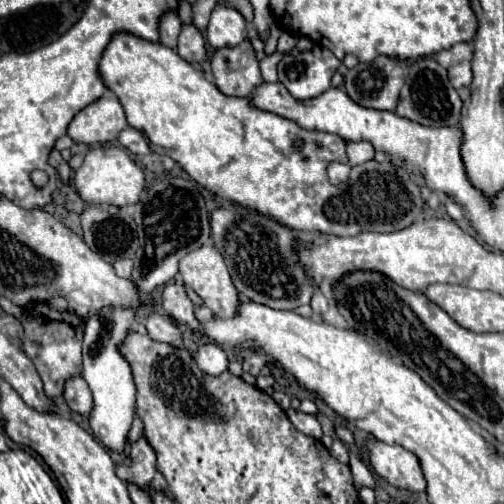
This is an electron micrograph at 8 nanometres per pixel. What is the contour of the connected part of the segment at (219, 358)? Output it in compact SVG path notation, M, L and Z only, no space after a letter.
M207 342L207 344L203 344L197 350L195 362L209 376L219 376L221 372L227 370L227 364L229 364L227 354L223 352L223 348L217 346L217 344L213 344L213 342Z

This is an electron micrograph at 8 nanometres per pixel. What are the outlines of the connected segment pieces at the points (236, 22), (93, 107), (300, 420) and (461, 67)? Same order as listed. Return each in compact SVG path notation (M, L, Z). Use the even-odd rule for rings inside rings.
M215 6L211 12L207 42L217 48L233 48L247 38L247 22L235 10L227 6Z
M103 96L83 108L69 124L69 136L83 144L107 144L127 128L125 112L115 96Z
M293 408L287 410L287 416L289 416L291 424L293 424L299 432L303 432L303 434L307 434L307 436L313 436L313 438L317 438L317 440L321 438L321 424L317 422L315 416L297 412L297 410L293 410Z
M463 60L457 66L451 66L449 68L449 82L455 88L471 86L471 62L469 60Z

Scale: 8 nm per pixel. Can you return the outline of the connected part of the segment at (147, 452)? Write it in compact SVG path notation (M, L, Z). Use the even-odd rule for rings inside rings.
M141 436L131 444L131 462L117 470L117 476L127 482L135 482L143 490L149 490L149 484L155 474L155 452L149 446L147 438Z

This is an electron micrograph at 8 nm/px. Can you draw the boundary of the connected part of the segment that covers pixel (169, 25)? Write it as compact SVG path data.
M167 12L161 18L161 44L175 48L179 32L181 32L181 20L179 20L177 12Z

